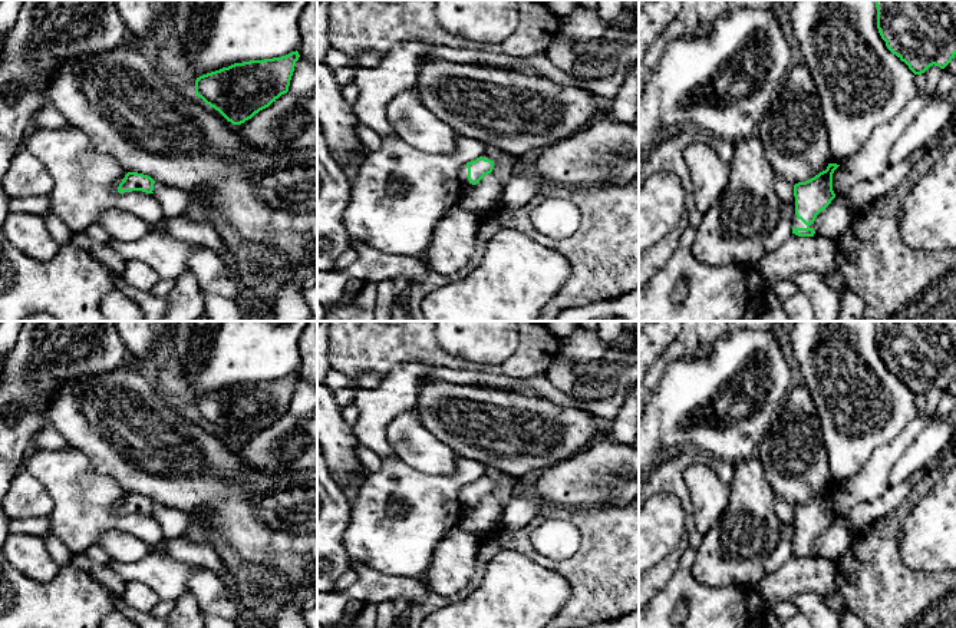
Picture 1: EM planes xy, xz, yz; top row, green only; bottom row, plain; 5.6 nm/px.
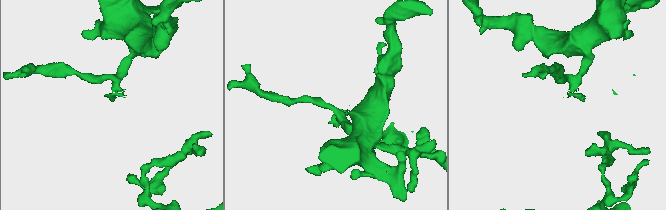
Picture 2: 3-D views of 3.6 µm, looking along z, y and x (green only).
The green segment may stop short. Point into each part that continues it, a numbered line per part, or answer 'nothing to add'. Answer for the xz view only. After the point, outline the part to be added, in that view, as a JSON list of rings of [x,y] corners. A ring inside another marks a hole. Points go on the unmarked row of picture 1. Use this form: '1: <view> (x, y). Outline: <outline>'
1: xz (462, 495). Outline: [[[464,486],[464,487],[459,490],[458,498],[459,498],[461,505],[462,505],[465,509],[474,508],[474,506],[468,502],[468,489],[467,489],[467,486]]]

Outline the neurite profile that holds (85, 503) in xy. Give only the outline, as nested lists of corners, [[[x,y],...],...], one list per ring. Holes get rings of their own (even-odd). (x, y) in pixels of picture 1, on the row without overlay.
[[[72,446],[62,450],[33,449],[24,459],[24,470],[43,485],[53,500],[49,535],[57,538],[76,555],[83,555],[90,546],[99,545],[100,536],[106,532],[131,535],[151,548],[164,539],[161,525],[154,515],[118,513],[128,493],[112,476],[99,475],[89,457]]]

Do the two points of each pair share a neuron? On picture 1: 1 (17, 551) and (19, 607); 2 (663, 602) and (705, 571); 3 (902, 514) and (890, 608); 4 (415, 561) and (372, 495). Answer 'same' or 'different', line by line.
1: different
2: different
3: same
4: same

